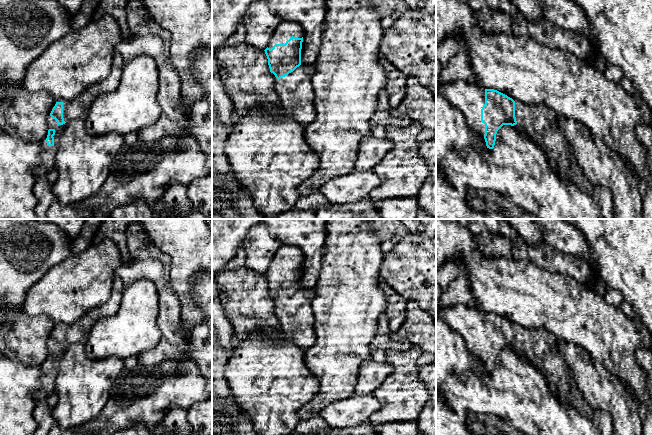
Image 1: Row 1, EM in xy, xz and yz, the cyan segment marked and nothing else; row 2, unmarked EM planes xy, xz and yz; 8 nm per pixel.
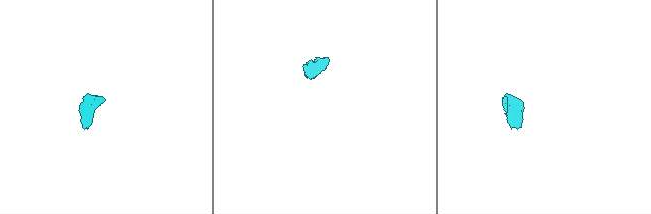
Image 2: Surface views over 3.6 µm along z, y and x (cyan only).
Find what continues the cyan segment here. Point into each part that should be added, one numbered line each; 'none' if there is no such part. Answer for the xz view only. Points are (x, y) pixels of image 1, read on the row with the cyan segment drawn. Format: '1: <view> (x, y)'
1: xz (286, 29)
2: xz (294, 90)

